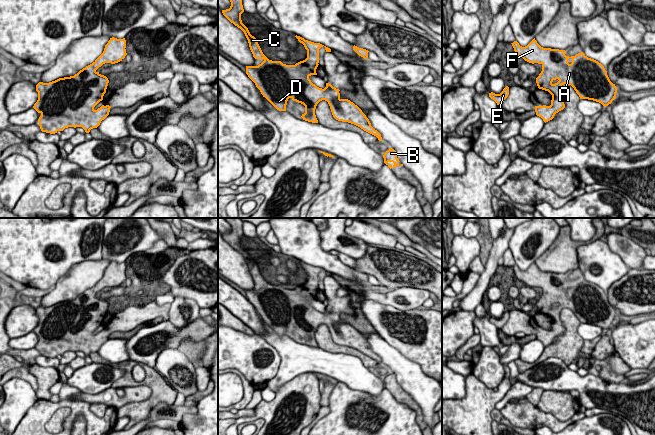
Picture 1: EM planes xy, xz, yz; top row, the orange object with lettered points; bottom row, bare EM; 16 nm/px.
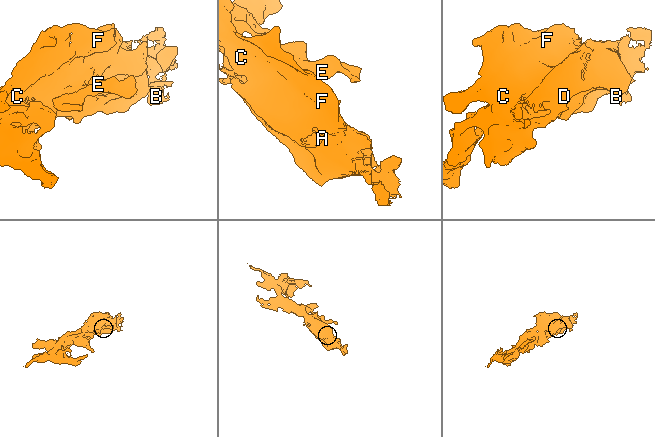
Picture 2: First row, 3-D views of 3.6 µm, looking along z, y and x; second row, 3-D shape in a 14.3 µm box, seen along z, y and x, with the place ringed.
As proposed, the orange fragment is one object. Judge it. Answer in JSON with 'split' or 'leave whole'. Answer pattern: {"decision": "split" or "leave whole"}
{"decision": "leave whole"}

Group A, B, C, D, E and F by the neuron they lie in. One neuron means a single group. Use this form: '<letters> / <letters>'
A B C D E F

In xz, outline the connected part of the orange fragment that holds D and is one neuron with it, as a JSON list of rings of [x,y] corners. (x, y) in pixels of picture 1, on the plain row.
[[[239,218],[224,219],[230,224],[231,230],[229,233],[222,234],[223,239],[244,256],[253,281],[264,284],[258,290],[246,290],[246,298],[255,307],[263,321],[277,334],[286,335],[287,325],[291,322],[305,330],[305,337],[301,340],[303,344],[318,347],[315,333],[320,325],[325,324],[336,344],[354,348],[382,365],[381,358],[371,350],[369,343],[362,334],[350,324],[340,322],[339,313],[329,307],[326,307],[326,311],[322,313],[309,303],[311,299],[317,299],[319,273],[324,269],[305,264],[296,259],[295,261],[307,274],[305,284],[295,289],[286,289],[281,285],[269,284],[263,278],[256,262],[242,247],[243,221]]]

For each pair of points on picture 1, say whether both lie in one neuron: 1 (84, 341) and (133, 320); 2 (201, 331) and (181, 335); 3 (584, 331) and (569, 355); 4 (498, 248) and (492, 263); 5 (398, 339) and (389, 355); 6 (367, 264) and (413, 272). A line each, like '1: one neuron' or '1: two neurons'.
1: one neuron
2: one neuron
3: two neurons
4: one neuron
5: two neurons
6: one neuron

